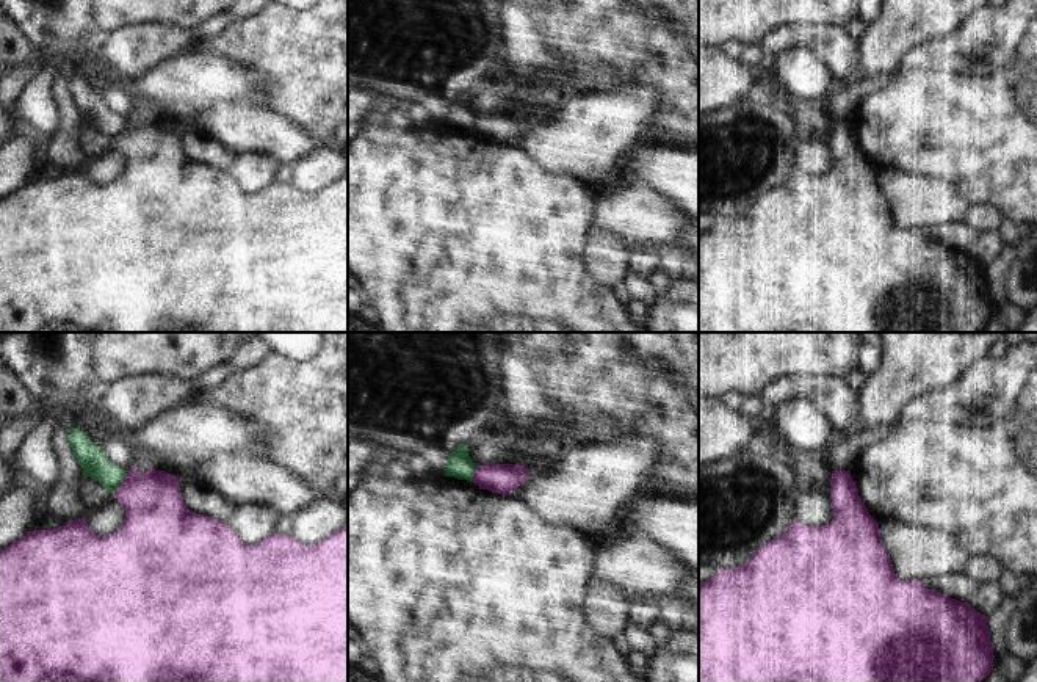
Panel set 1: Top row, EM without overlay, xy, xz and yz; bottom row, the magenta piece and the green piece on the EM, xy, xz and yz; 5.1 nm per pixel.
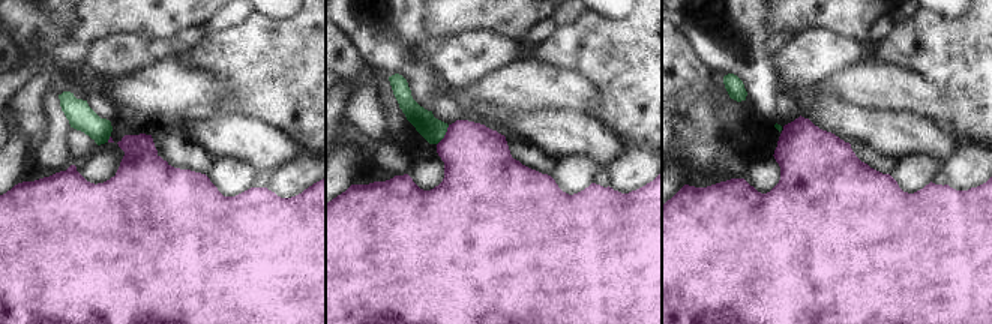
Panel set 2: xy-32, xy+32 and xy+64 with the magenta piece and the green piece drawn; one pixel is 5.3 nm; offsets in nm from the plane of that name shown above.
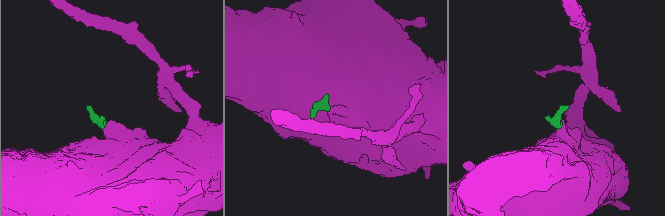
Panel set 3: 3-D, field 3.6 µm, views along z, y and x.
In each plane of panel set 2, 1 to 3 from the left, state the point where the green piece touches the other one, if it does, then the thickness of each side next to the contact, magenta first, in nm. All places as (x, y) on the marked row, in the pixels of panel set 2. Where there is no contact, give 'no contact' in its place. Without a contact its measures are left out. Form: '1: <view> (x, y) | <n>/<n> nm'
1: xy-32 (110, 138) | 20/140 nm
2: xy+32 (444, 135) | 360/130 nm
3: no contact

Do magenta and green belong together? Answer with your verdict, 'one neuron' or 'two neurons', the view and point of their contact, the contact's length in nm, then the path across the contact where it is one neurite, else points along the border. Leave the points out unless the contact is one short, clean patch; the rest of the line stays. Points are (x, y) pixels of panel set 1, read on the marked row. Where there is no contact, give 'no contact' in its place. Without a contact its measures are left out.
two neurons; contact xy (121, 483); length 150 nm; border xy (127, 471), (113, 494)

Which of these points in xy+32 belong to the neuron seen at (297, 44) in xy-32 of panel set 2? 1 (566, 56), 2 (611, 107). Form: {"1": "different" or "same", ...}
{"1": "same", "2": "same"}

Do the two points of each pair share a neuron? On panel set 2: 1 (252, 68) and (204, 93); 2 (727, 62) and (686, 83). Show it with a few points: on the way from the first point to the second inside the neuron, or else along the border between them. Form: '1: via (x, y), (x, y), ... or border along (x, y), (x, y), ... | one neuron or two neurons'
1: border along (192, 66), (215, 74), (225, 84), (228, 96) | two neurons
2: border along (689, 41), (689, 45), (710, 72) | two neurons

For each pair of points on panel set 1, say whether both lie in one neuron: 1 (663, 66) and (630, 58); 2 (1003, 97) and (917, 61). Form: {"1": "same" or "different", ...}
{"1": "same", "2": "same"}

